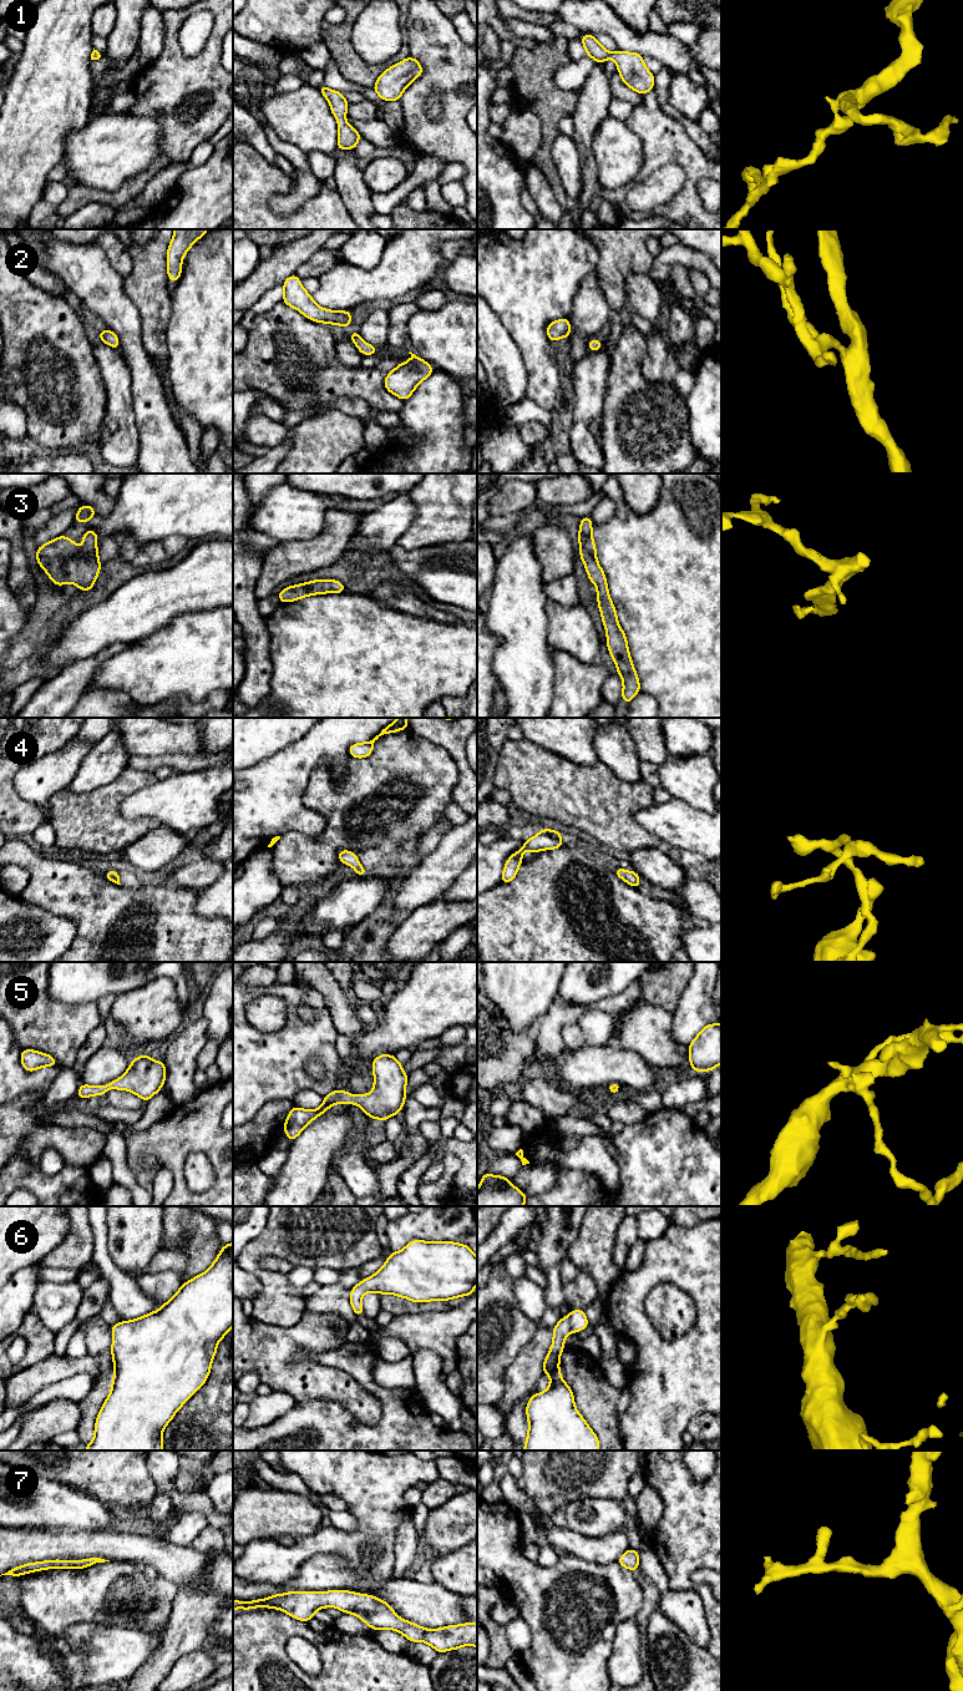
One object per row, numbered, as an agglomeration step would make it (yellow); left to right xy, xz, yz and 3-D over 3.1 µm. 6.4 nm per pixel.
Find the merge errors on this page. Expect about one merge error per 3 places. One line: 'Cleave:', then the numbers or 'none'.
Cleave: none

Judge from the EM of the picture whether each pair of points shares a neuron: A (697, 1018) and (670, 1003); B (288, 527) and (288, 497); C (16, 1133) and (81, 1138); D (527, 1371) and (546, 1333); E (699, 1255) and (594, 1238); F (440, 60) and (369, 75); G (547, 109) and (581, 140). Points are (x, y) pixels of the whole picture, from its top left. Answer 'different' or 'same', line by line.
A: different
B: same
C: same
D: same
E: different
F: different
G: different

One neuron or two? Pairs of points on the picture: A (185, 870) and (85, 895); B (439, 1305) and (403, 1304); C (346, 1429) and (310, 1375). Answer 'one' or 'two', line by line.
A: two
B: one
C: two

